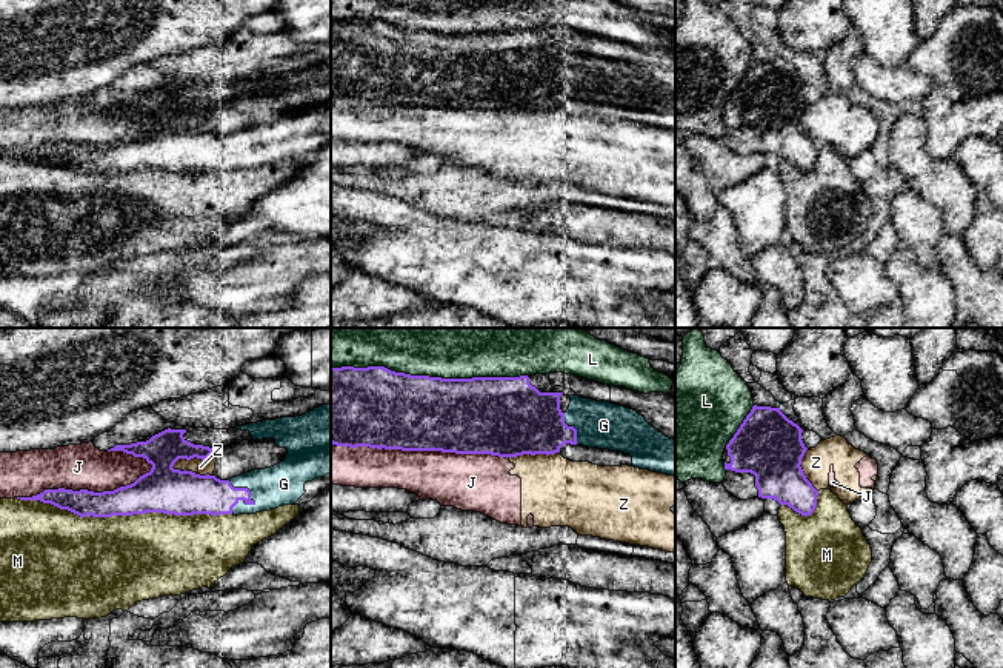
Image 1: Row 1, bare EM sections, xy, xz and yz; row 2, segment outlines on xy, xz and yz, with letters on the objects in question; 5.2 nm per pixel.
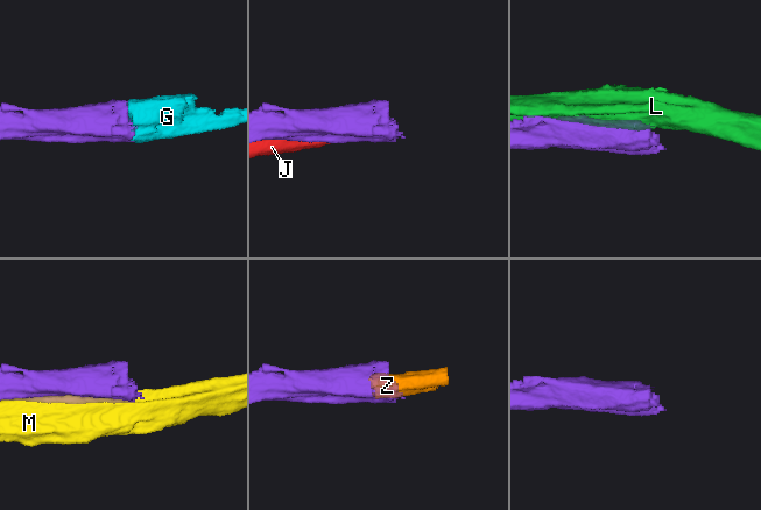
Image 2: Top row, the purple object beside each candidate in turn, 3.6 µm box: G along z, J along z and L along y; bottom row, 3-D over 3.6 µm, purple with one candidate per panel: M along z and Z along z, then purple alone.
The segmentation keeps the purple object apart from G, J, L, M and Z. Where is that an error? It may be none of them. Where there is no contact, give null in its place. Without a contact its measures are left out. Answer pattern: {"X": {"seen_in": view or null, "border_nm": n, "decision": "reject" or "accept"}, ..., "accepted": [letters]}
{"G": {"seen_in": "xy", "border_nm": 200, "decision": "accept"}, "J": {"seen_in": "xy", "border_nm": 750, "decision": "reject"}, "L": {"seen_in": "xz", "border_nm": 1050, "decision": "reject"}, "M": {"seen_in": "xy", "border_nm": 1150, "decision": "reject"}, "Z": {"seen_in": "xy", "border_nm": 240, "decision": "reject"}, "accepted": ["G"]}

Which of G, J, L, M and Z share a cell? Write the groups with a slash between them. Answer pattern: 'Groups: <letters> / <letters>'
Groups: G / J Z / L / M

